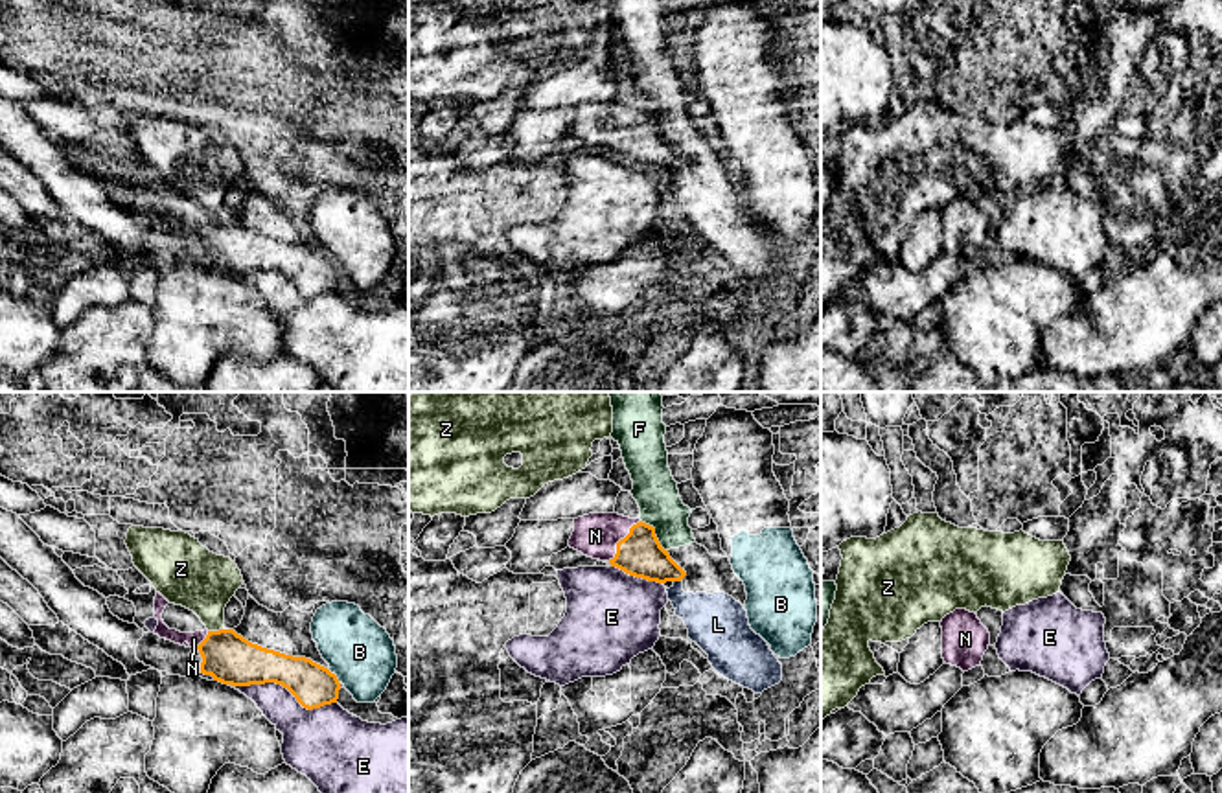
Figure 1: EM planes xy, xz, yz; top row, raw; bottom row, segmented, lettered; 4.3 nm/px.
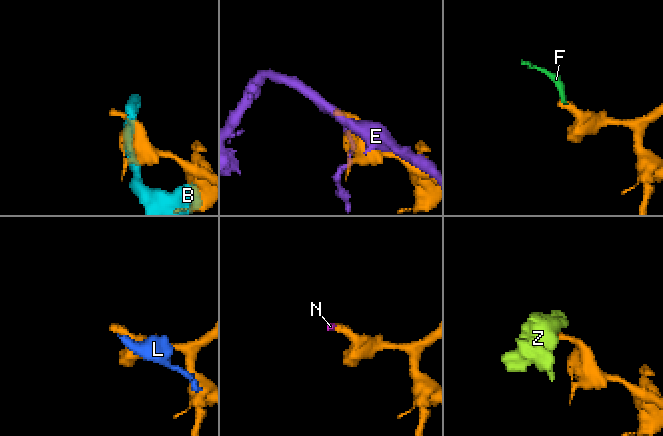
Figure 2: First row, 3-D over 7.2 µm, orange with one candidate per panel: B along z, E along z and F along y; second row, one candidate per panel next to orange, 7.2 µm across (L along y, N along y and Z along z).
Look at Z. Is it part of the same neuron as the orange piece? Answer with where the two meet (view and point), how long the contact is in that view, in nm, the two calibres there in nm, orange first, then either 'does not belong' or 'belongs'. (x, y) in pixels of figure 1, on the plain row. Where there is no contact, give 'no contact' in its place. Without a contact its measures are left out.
contact xy (216, 219); length 70 nm; calibres 220 and 280 nm; does not belong

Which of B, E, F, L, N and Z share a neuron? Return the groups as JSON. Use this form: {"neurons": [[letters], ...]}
{"neurons": [["B"], ["E"], ["F", "L"], ["N"], ["Z"]]}

